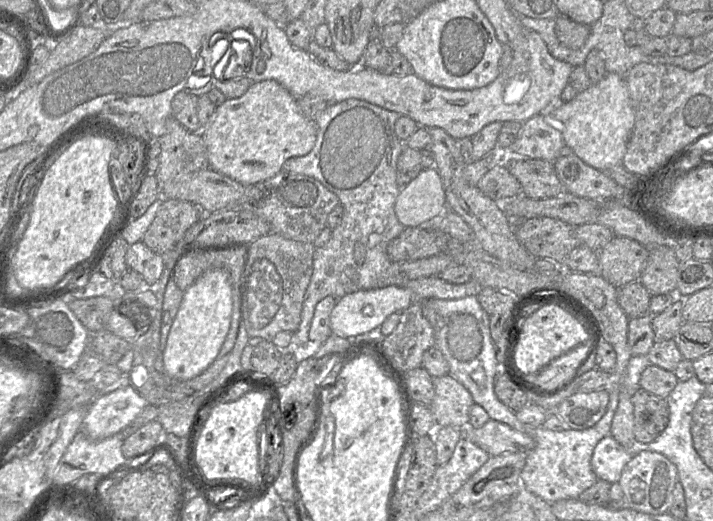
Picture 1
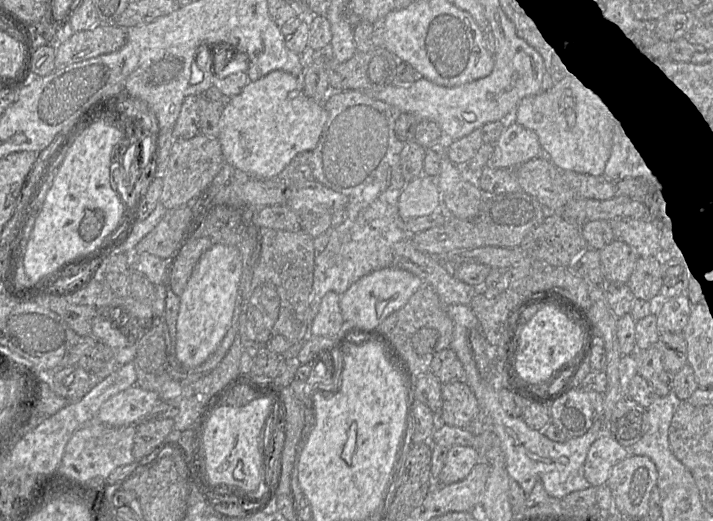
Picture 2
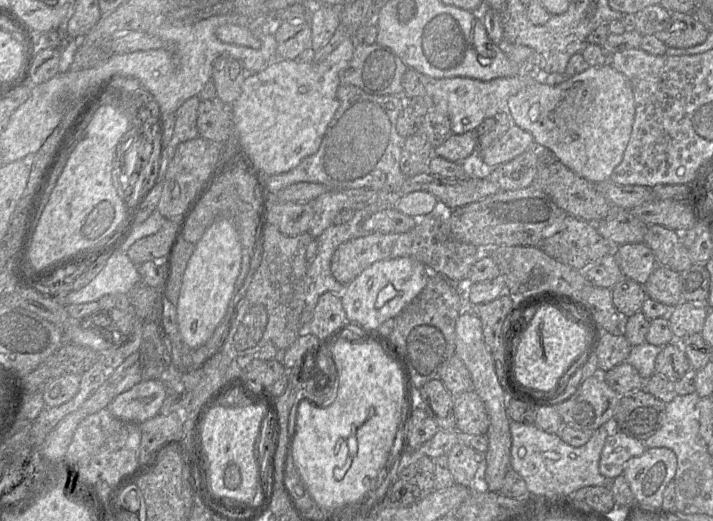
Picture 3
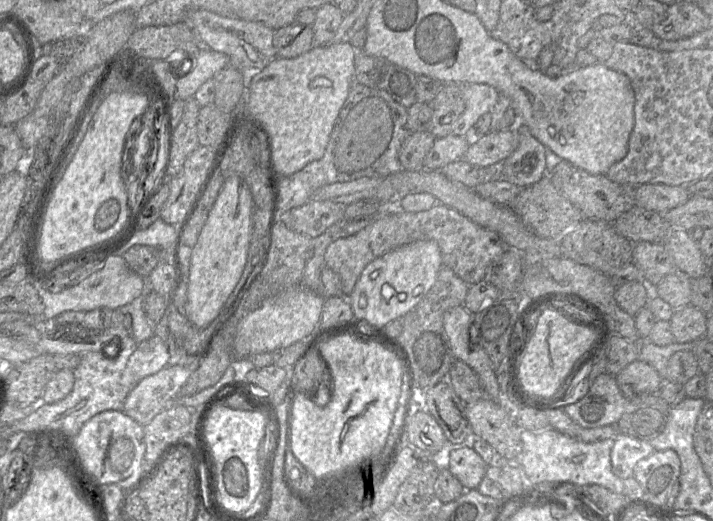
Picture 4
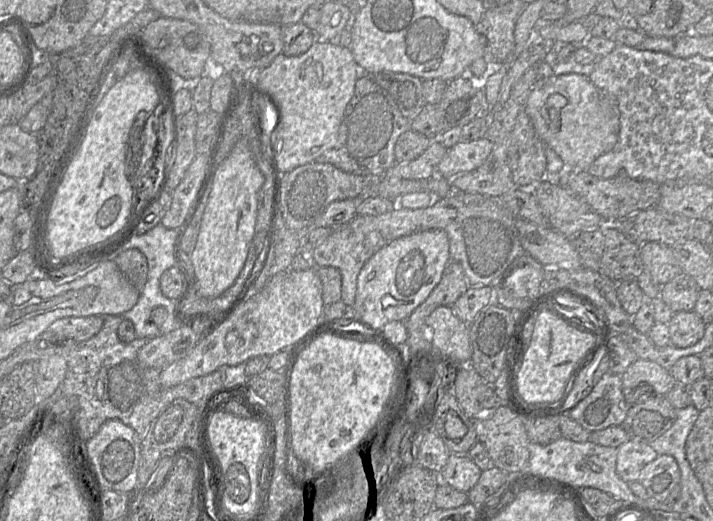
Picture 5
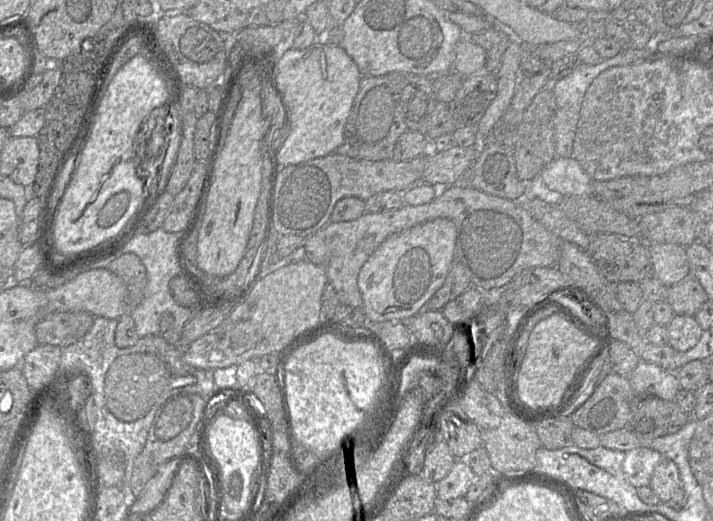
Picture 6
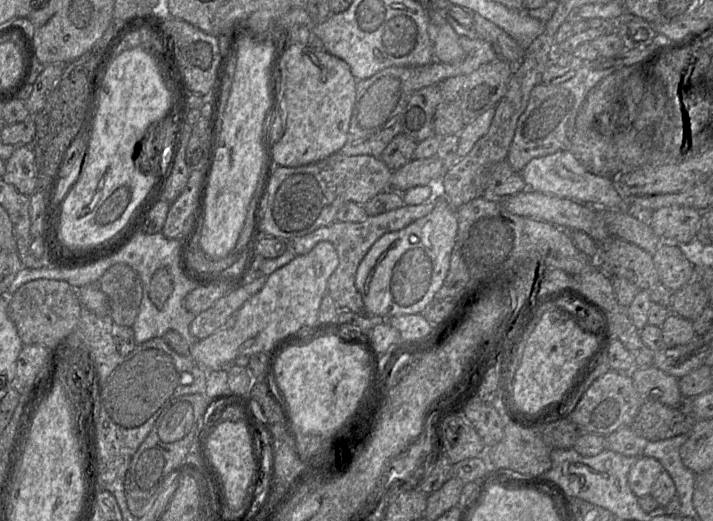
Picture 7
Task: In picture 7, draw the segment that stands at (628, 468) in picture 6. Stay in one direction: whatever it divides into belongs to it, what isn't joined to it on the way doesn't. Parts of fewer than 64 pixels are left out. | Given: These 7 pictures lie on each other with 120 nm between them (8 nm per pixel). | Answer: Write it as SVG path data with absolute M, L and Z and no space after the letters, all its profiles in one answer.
M639 456L628 473L628 483L637 497L651 494L652 487L663 472L662 464L652 457Z

